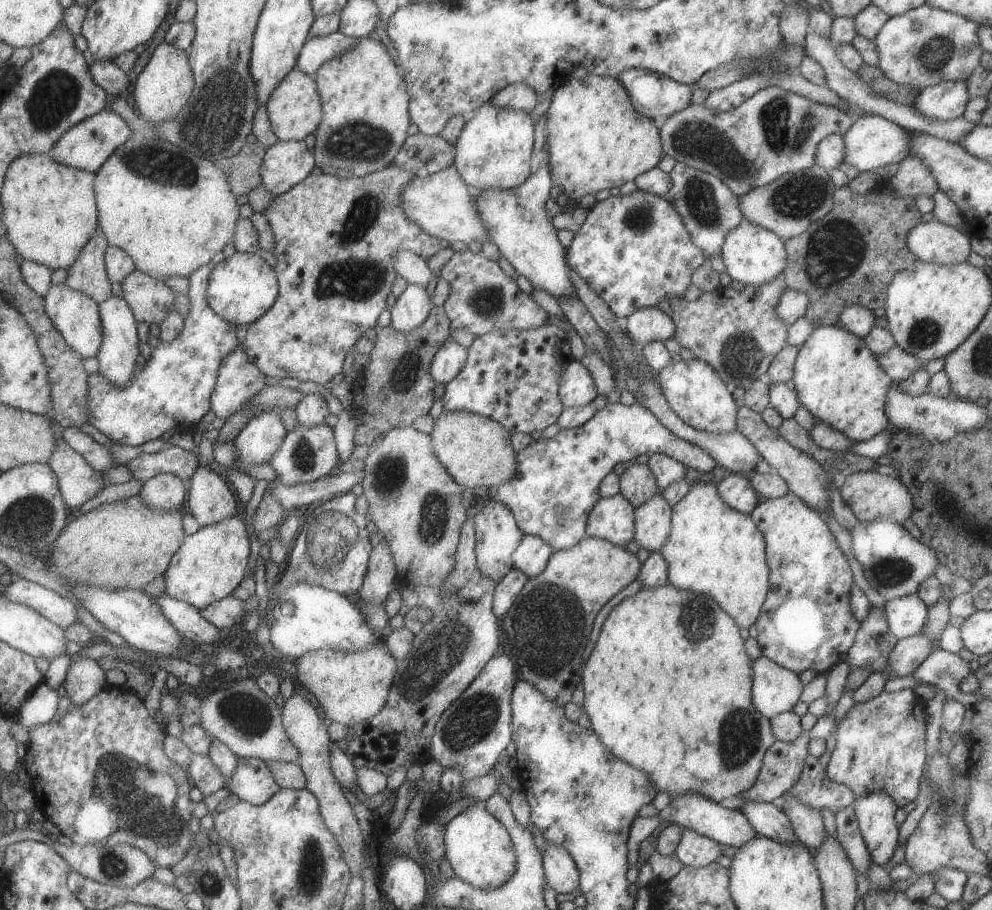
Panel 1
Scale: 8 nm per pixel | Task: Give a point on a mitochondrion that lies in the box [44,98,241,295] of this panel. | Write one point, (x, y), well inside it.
(159, 164)

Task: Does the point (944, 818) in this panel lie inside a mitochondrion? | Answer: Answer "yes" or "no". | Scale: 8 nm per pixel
yes

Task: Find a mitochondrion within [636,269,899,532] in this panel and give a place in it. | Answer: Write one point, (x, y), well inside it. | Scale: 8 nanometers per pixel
(740, 355)

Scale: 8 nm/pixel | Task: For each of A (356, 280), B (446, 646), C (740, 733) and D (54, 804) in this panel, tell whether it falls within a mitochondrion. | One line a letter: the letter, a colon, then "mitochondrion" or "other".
A: mitochondrion
B: mitochondrion
C: mitochondrion
D: other

